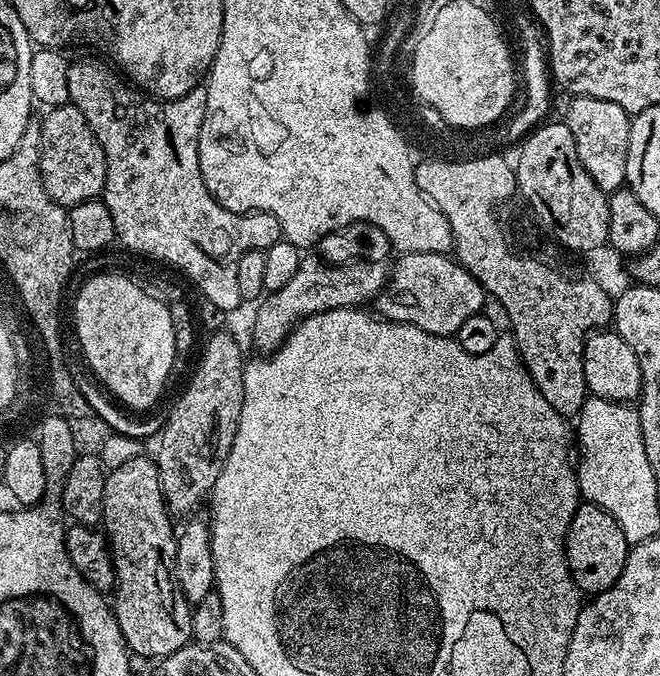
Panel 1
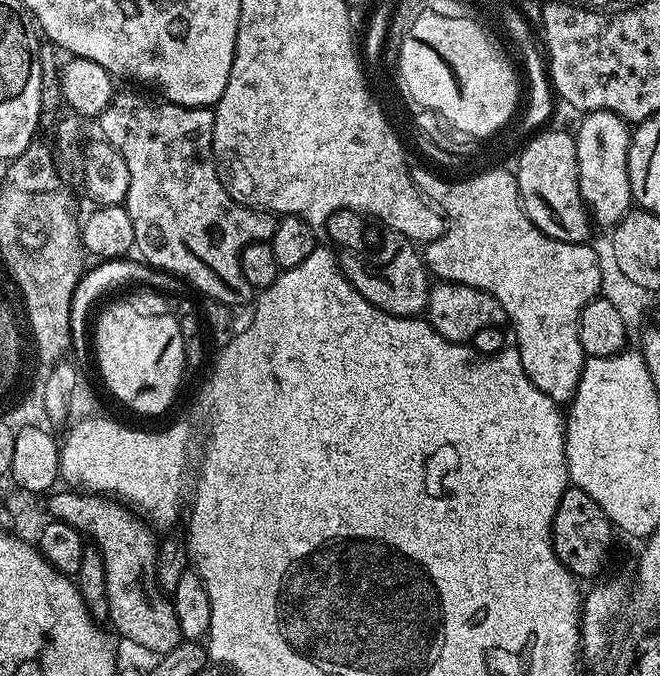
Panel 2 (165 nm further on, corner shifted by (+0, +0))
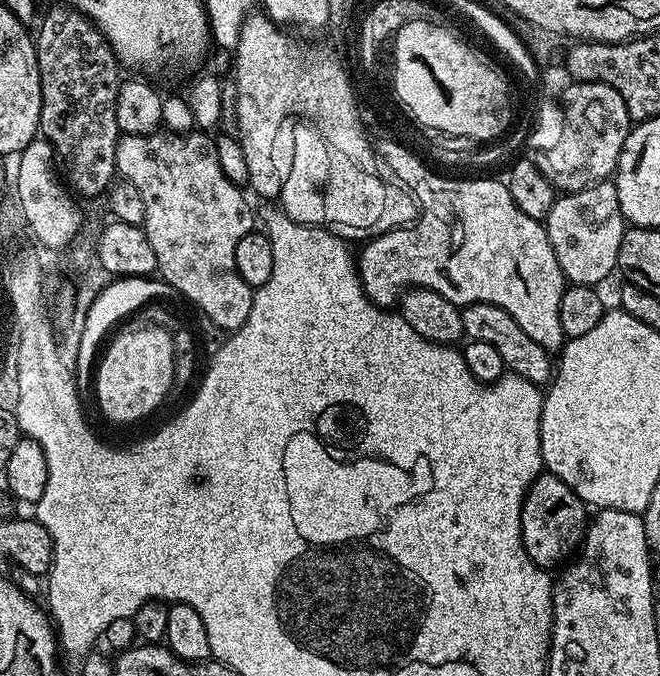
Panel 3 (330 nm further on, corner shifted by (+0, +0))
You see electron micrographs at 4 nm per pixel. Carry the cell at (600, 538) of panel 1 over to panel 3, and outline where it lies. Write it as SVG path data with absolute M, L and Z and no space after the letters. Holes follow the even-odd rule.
M542 474L532 484L524 499L522 528L526 554L530 554L539 568L559 569L583 544L589 523L589 509L578 498L578 494L574 494L574 490L570 490L570 486L566 486L566 482L562 482L557 476Z

